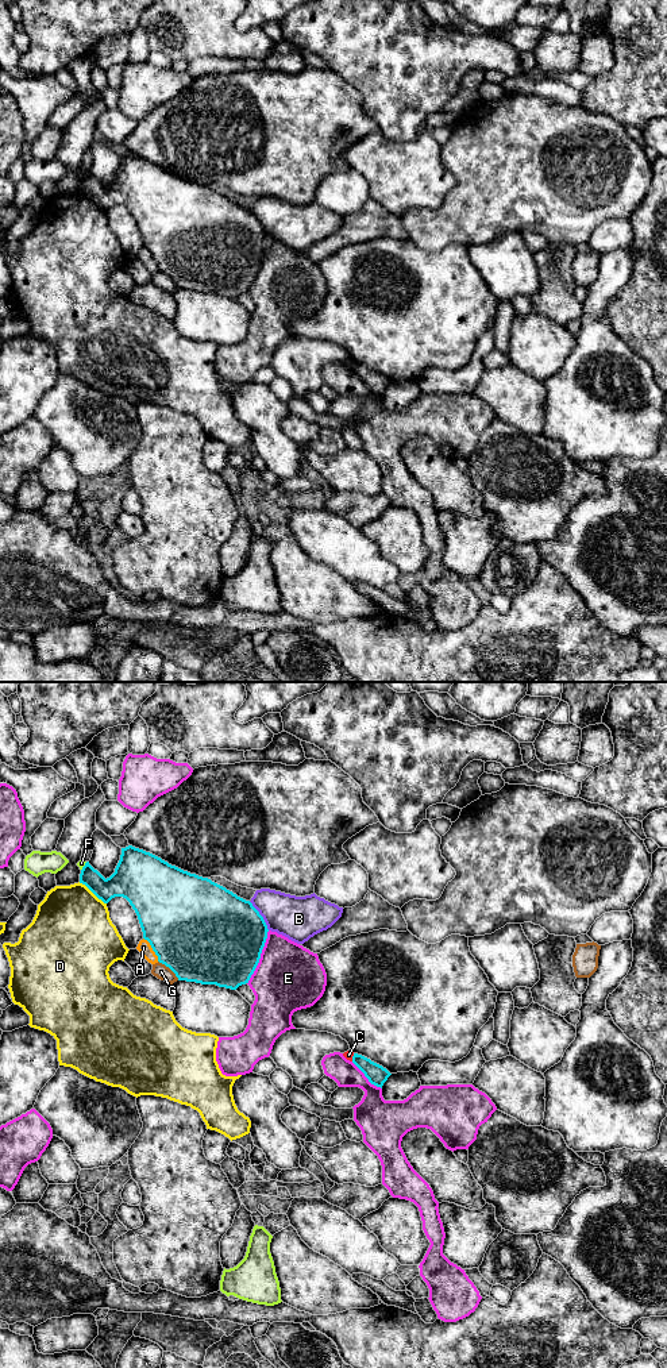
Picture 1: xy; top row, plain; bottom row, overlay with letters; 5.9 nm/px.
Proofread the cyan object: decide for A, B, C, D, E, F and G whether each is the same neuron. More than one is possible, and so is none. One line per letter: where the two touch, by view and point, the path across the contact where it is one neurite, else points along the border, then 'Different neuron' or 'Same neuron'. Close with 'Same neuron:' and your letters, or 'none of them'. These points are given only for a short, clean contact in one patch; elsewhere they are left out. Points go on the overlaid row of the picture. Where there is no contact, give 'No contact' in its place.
A: Touches cyan at xy (153, 950). Different neuron
B: Touches cyan at xy (261, 916). Different neuron
C: Touches cyan at xy (353, 1058). Boundary: xy (354, 1054), (351, 1060). Different neuron
D: Touches cyan at xy (92, 891). Different neuron
E: Touches cyan at xy (259, 958). Different neuron
F: Touches cyan at xy (84, 866). Different neuron
G: Touches cyan at xy (169, 967). Different neuron
Same neuron: none of them

